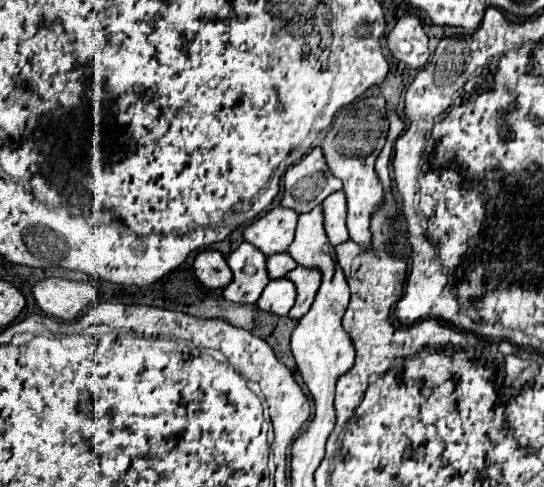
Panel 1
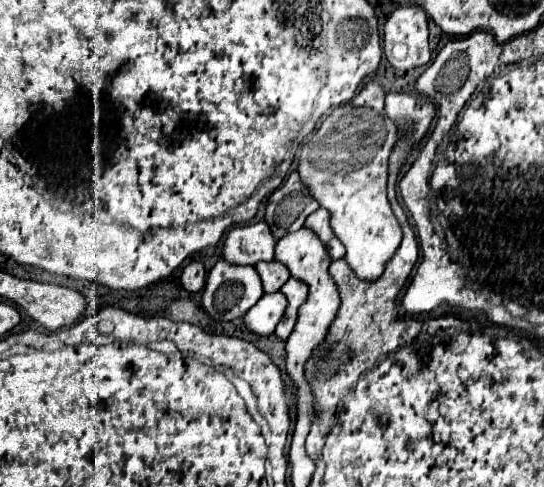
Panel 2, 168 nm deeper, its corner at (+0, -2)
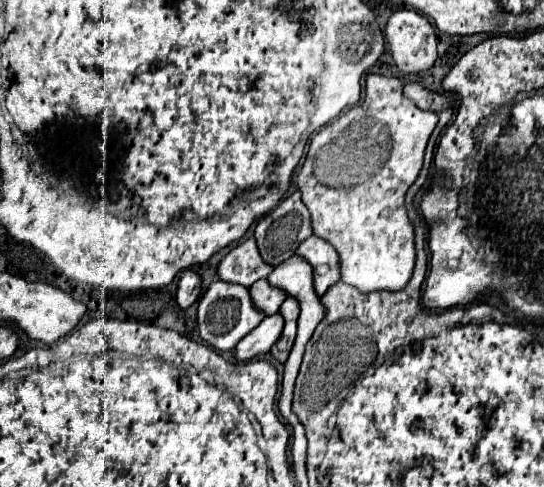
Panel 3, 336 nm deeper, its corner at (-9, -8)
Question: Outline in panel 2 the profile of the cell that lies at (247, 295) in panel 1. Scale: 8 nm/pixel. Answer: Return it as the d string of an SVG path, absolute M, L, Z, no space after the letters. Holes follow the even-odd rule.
M219 260L207 276L207 282L205 282L205 288L203 288L203 294L201 294L201 308L215 322L231 322L235 318L243 318L247 314L247 310L253 308L261 296L263 296L261 278L253 270L253 266L241 268L241 266L231 266L227 262Z

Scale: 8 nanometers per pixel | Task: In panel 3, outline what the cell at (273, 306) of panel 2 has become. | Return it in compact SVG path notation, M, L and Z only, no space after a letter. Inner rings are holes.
M280 312L266 316L258 328L248 332L238 344L236 344L236 360L250 360L258 354L270 352L270 348L276 344L284 330L284 318Z

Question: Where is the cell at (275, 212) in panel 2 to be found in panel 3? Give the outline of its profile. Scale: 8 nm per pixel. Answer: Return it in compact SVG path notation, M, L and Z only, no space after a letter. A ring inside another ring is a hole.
M292 192L286 200L282 200L272 212L268 212L266 216L262 216L256 224L256 230L254 230L254 236L256 236L256 242L258 242L258 250L262 254L262 258L266 262L270 262L272 266L278 266L280 262L284 262L286 258L290 258L296 250L298 250L298 244L312 234L312 226L310 226L310 212L306 210L302 198L300 198L300 192Z

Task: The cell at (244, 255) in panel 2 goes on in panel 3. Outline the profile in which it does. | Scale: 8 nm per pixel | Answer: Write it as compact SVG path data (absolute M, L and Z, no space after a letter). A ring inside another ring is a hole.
M254 236L232 248L218 264L218 276L222 280L242 286L252 286L256 280L266 278L272 270L274 266L262 260Z

